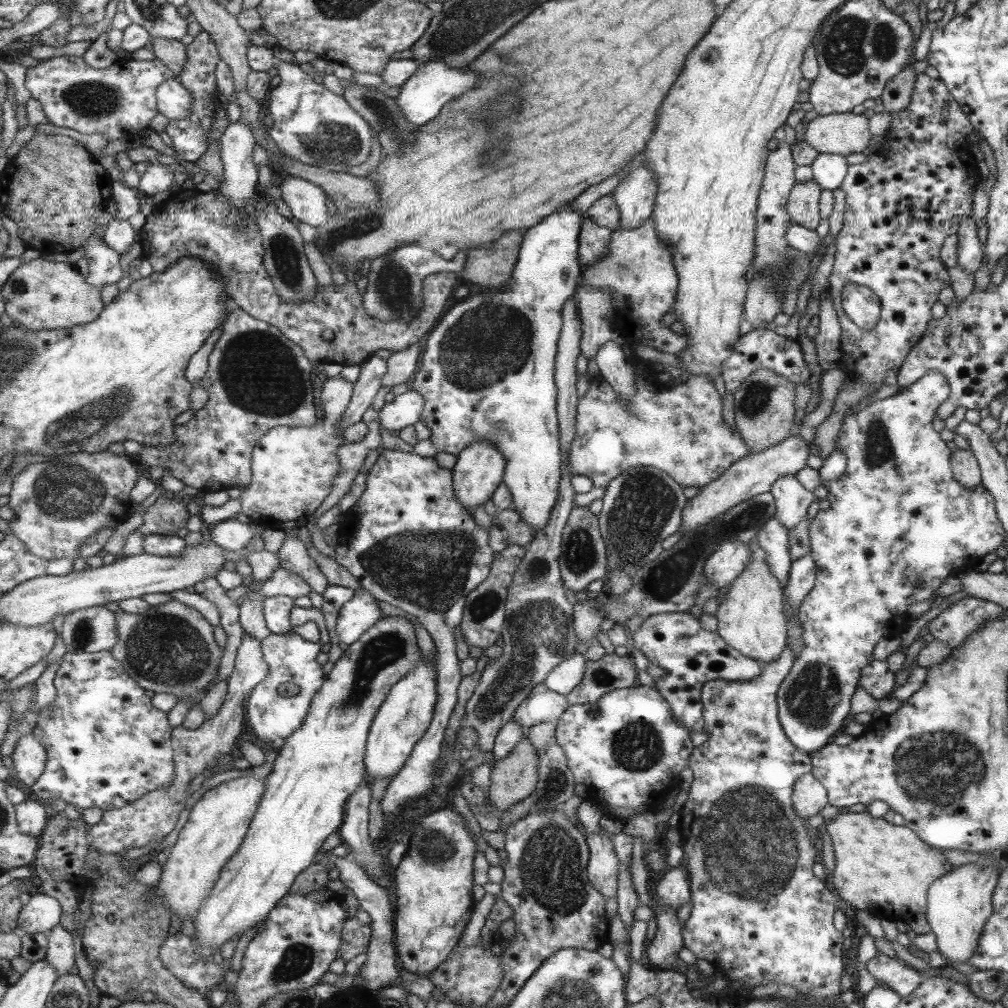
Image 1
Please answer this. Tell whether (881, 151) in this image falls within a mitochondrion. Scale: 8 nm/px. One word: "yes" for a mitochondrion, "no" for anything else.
no

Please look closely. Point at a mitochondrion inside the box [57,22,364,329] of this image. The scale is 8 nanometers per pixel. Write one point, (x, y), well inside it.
(91, 101)

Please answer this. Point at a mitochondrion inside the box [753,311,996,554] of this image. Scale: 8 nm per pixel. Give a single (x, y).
(879, 449)

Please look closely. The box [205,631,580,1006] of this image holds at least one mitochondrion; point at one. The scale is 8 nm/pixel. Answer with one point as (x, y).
(298, 959)

